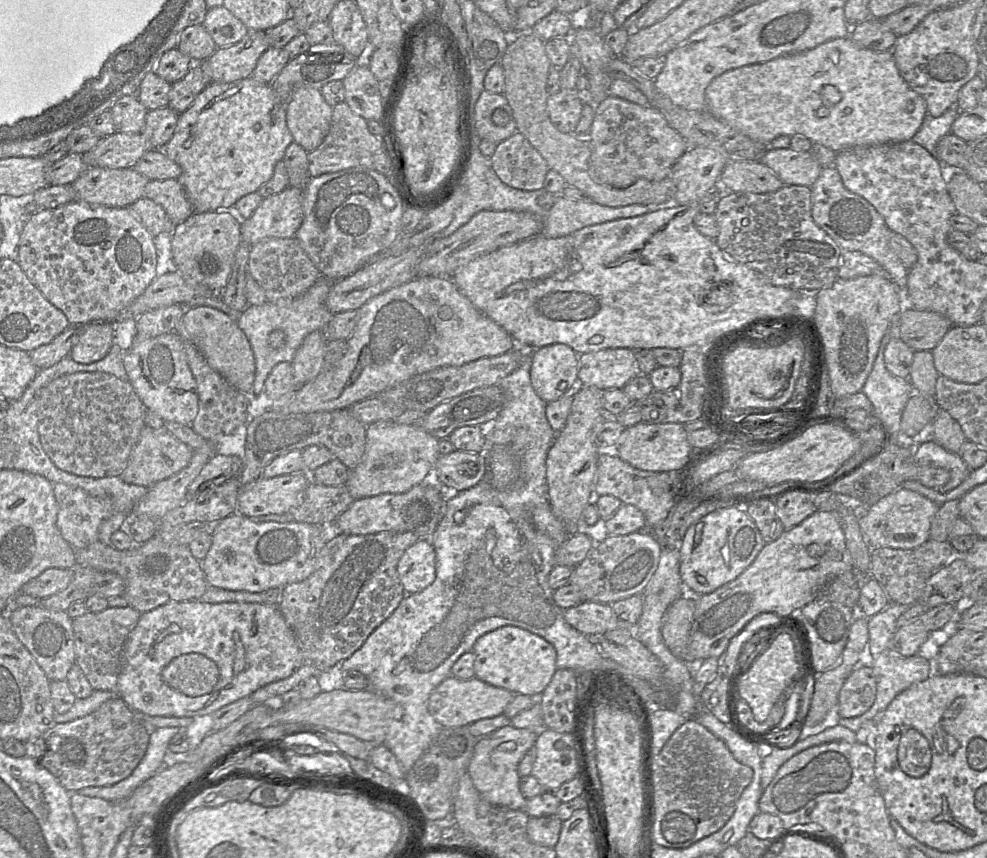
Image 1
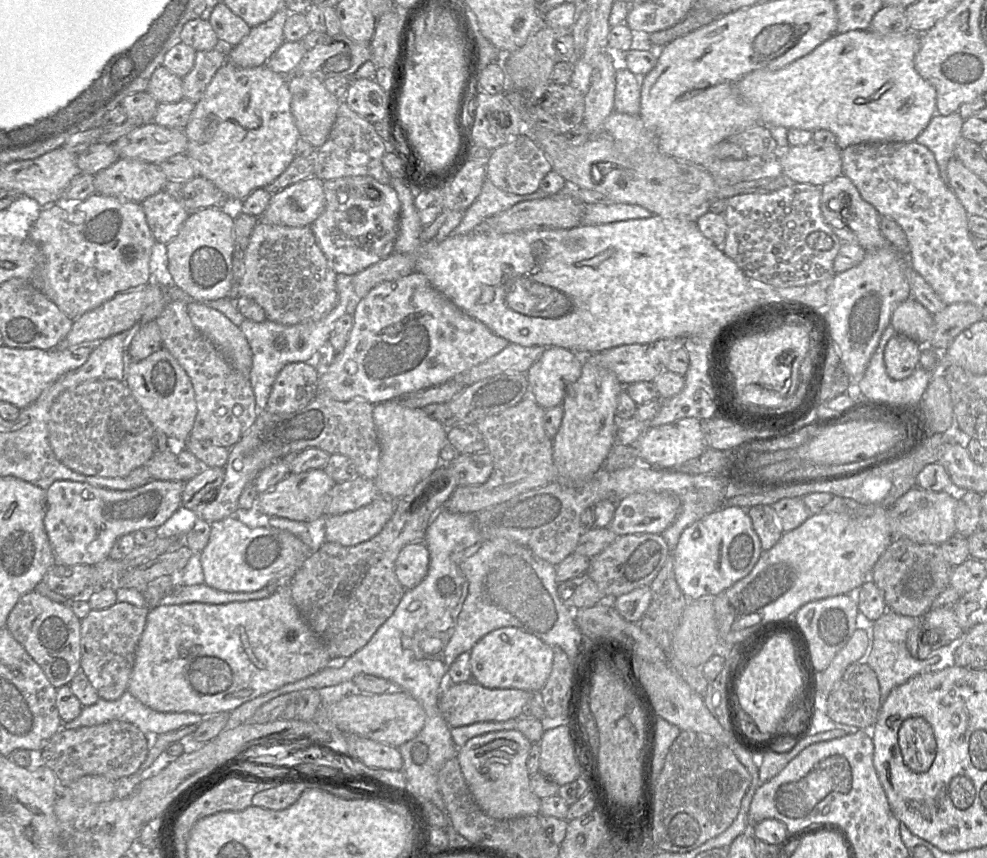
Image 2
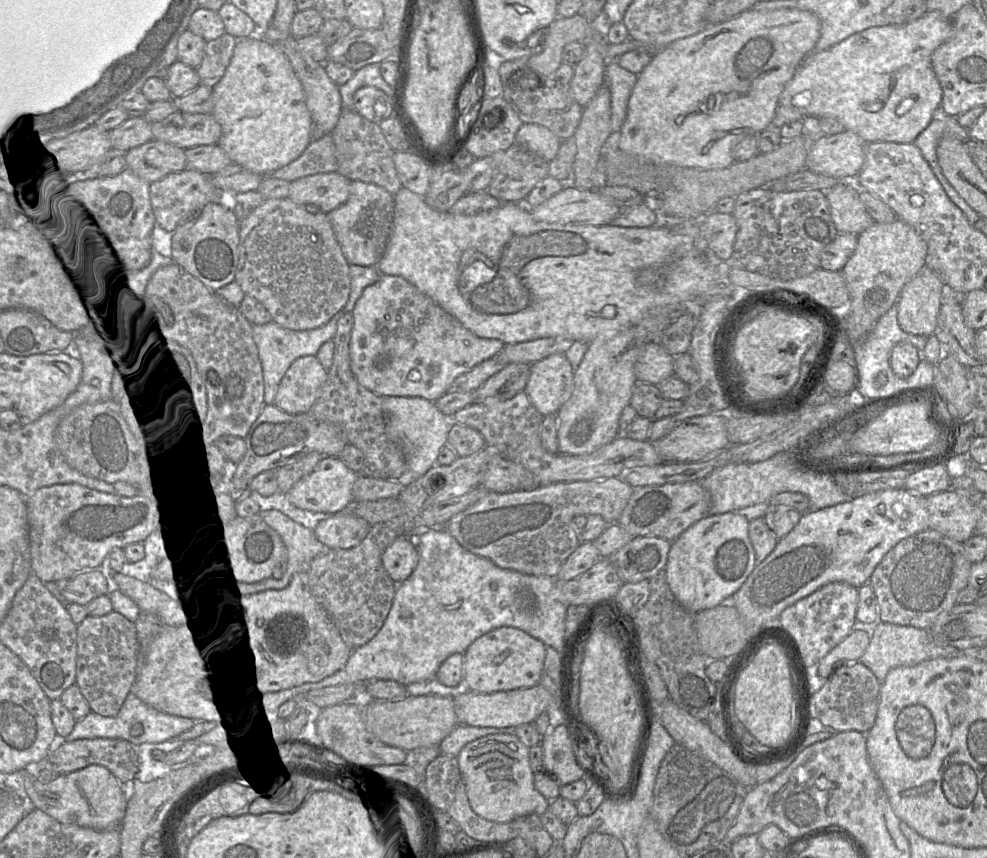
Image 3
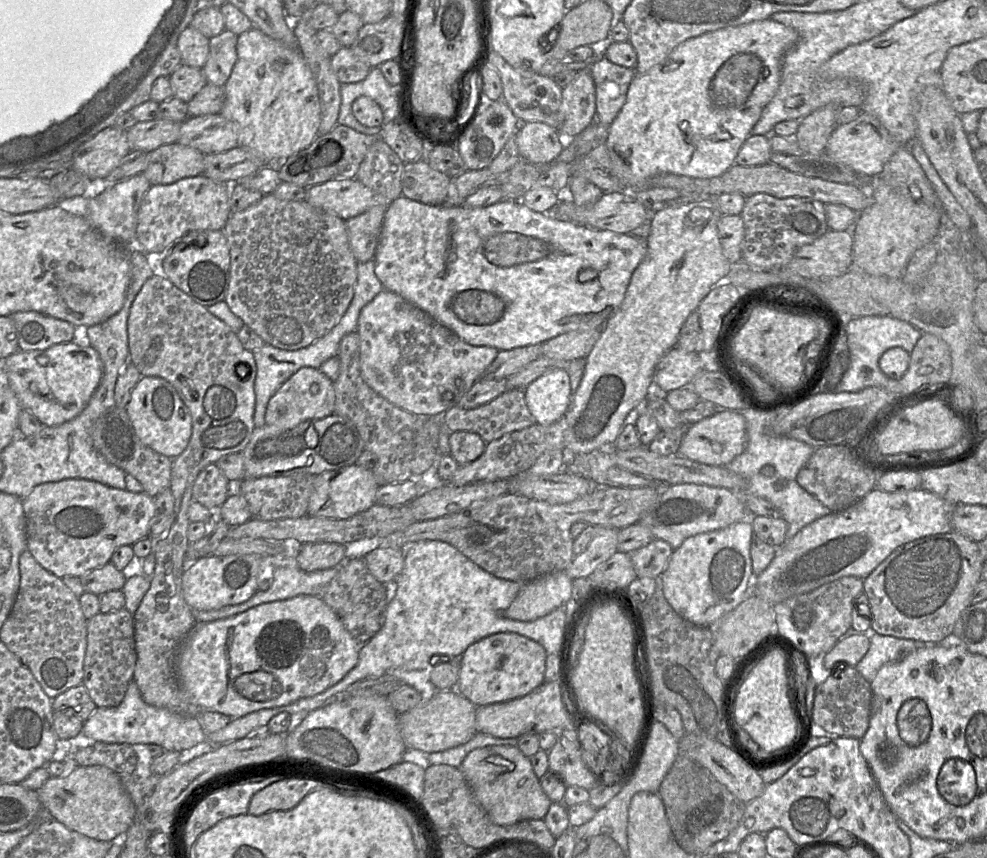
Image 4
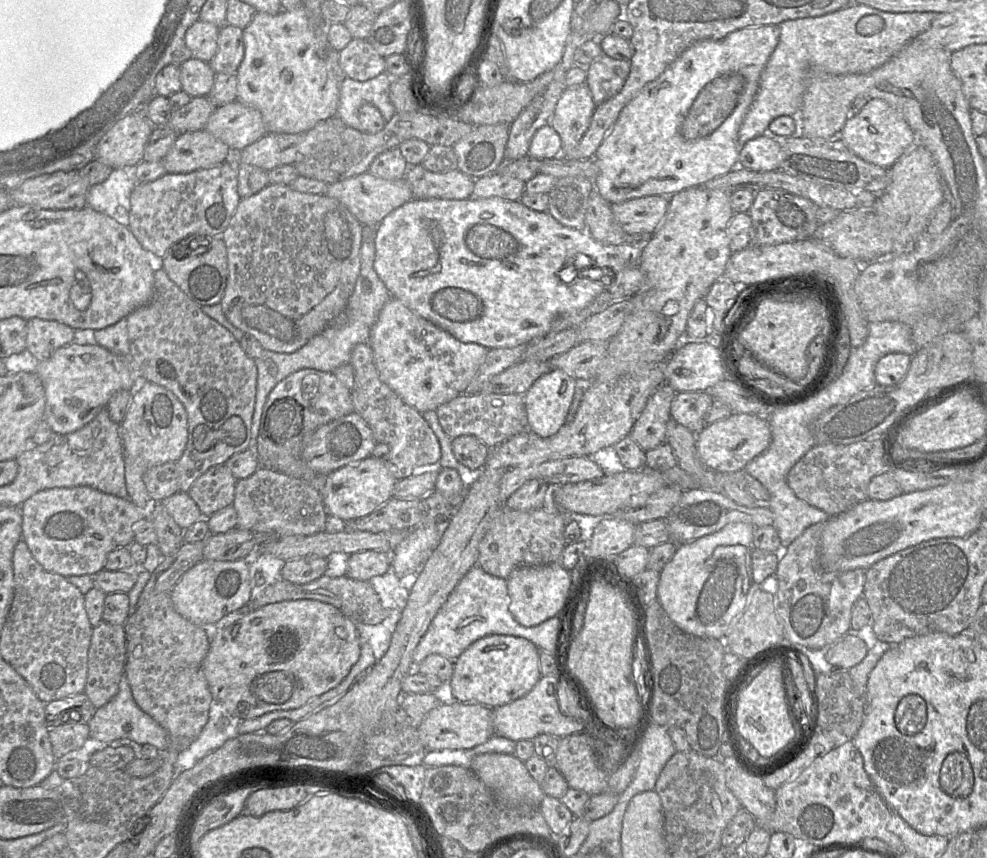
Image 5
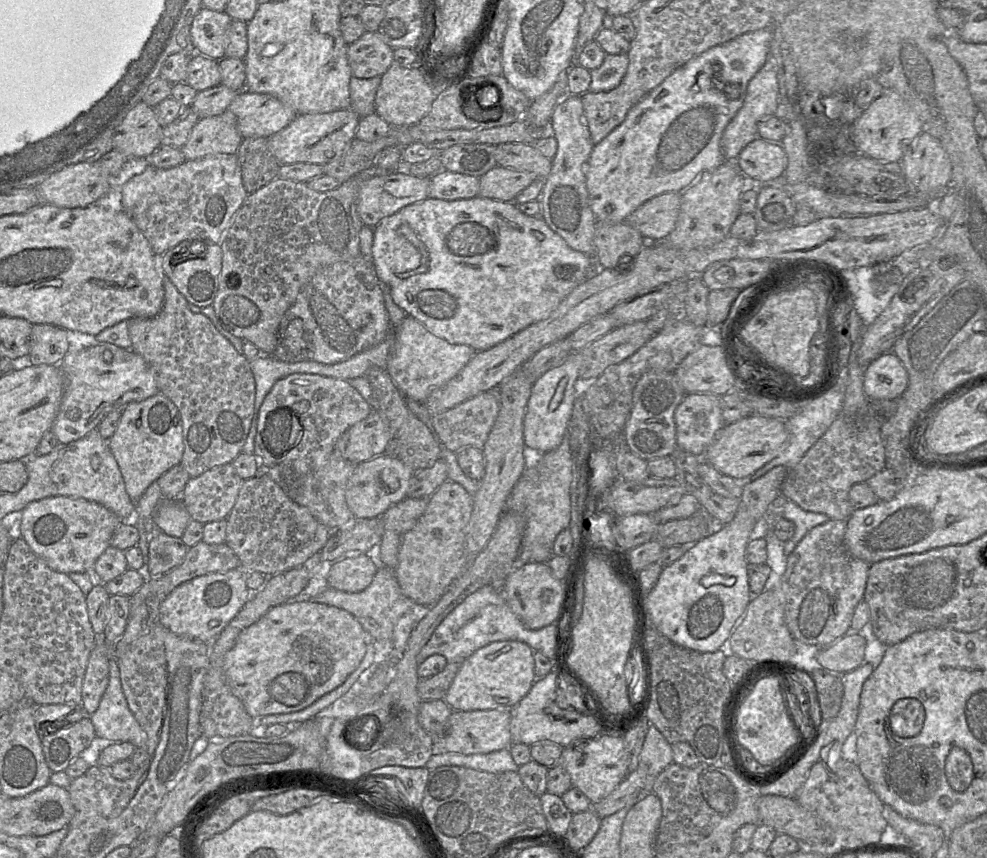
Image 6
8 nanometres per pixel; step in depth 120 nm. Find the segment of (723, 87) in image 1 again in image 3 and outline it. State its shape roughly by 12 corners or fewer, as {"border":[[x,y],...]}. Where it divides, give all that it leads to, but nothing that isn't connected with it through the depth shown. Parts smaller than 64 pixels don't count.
{"border":[[926,12],[810,53],[778,103],[864,143],[913,143],[940,112]]}

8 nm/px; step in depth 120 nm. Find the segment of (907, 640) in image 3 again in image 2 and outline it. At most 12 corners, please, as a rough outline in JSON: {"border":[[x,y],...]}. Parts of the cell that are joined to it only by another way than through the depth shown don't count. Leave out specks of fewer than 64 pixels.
{"border":[[886,610],[873,622],[867,664],[891,690],[940,661],[906,646],[917,619]]}

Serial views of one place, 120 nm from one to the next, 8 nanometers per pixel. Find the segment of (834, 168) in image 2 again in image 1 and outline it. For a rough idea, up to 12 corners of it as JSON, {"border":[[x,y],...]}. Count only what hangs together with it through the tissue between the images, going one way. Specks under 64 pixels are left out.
{"border":[[769,148],[760,160],[785,185],[811,187],[822,167],[810,151]]}

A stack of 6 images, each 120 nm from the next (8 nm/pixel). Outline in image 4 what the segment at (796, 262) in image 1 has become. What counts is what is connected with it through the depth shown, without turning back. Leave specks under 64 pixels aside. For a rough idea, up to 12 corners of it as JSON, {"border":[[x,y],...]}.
{"border":[[746,197],[742,261],[779,270],[829,230],[825,204]]}

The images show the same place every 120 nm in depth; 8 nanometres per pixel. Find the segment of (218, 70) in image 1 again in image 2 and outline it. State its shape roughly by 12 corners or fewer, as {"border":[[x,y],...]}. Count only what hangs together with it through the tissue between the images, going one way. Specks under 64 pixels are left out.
{"border":[[281,7],[227,52],[242,68],[265,64],[284,41]]}

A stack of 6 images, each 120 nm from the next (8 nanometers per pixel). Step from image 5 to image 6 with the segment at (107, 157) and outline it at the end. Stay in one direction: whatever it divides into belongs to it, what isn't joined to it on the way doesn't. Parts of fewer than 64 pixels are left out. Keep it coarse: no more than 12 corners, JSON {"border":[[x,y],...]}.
{"border":[[140,102],[116,129],[113,148],[147,158],[161,146],[155,107]]}

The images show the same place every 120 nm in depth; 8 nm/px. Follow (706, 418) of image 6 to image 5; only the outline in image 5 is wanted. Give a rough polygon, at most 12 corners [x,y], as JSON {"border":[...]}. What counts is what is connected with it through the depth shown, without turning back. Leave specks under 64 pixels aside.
{"border":[[678,392],[671,418],[697,434],[713,400],[708,392]]}

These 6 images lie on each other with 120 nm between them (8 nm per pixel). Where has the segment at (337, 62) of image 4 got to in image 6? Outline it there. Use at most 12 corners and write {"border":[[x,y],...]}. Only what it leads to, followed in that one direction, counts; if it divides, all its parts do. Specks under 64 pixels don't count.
{"border":[[374,32],[347,48],[352,76],[382,76],[394,49]]}

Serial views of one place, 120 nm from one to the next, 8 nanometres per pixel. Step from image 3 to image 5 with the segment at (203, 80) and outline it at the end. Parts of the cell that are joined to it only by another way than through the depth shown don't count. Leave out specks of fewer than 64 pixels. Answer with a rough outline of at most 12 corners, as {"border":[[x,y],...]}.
{"border":[[225,24],[209,62],[236,74],[244,57],[243,29]]}

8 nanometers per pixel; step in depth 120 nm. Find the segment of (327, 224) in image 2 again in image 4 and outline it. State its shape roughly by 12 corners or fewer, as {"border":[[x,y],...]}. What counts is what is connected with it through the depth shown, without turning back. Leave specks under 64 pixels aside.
{"border":[[387,207],[346,220],[357,262],[375,258]]}

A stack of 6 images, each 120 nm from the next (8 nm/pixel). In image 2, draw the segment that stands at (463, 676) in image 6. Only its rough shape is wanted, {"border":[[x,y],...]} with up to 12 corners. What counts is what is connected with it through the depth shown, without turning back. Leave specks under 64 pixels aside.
{"border":[[516,627],[470,650],[472,680],[538,693],[553,649]]}

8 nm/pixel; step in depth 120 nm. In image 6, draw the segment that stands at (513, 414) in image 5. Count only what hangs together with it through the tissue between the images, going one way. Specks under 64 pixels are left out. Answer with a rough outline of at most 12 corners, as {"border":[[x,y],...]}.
{"border":[[498,386],[433,415],[455,453],[483,448],[498,416]]}

